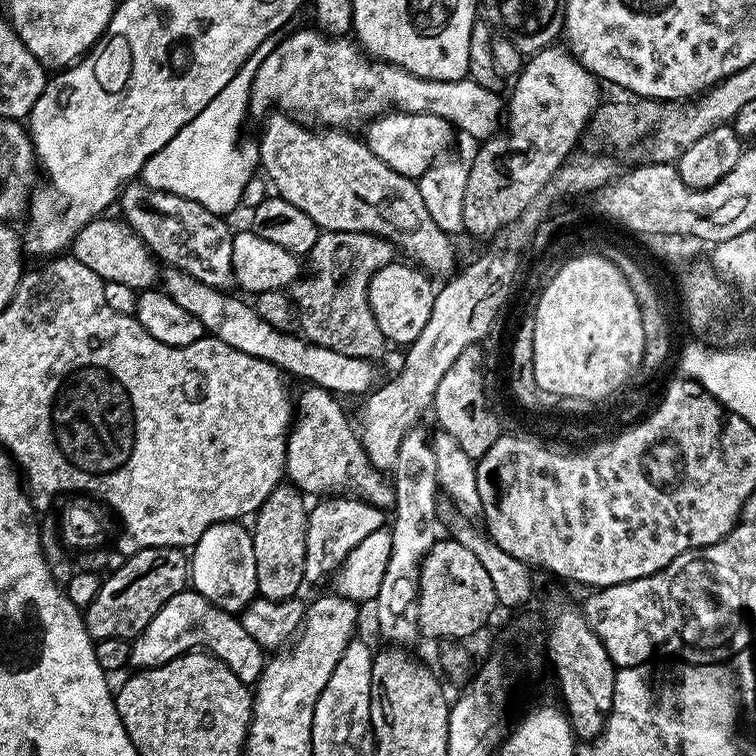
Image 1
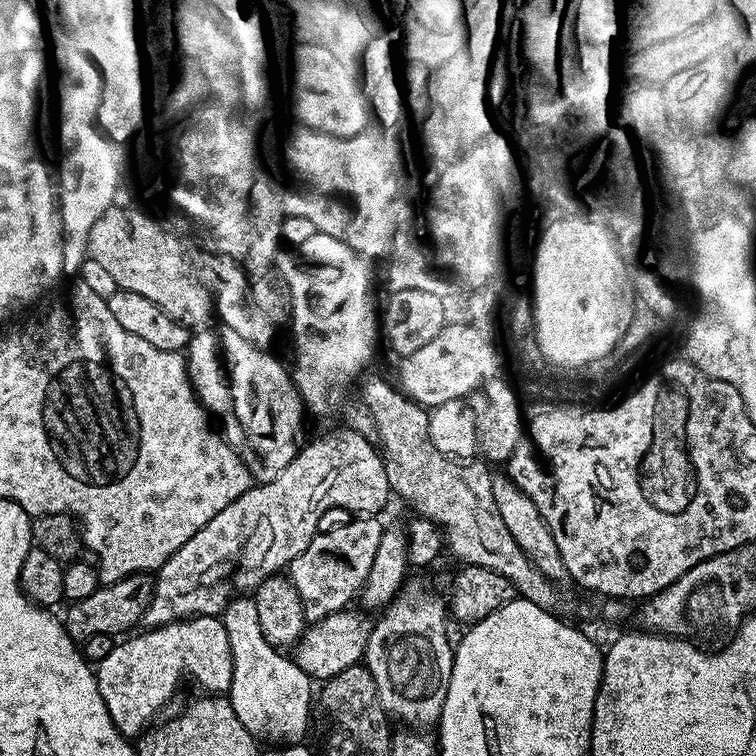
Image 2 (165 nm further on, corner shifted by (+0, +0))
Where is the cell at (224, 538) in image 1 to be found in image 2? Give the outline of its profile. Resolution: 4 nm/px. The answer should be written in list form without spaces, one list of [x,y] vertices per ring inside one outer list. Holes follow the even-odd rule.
[[[251,595],[233,598],[225,606],[222,619],[232,655],[232,681],[226,695],[234,706],[234,714],[238,714],[238,722],[242,722],[257,741],[269,745],[301,743],[308,730],[308,711],[314,708],[312,677],[296,665],[295,659],[288,657],[287,660],[283,651],[266,642],[258,622],[258,606]]]

